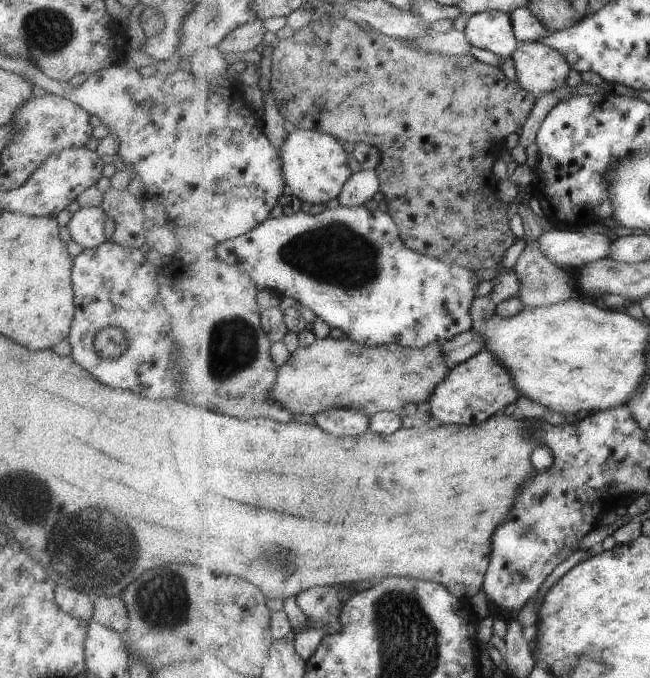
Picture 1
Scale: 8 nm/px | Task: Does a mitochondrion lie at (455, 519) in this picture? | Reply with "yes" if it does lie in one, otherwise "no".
no

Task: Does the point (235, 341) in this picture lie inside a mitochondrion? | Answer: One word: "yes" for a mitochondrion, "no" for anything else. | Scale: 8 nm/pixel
yes

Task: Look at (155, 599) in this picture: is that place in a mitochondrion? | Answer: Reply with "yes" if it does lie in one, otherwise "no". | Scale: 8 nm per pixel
yes

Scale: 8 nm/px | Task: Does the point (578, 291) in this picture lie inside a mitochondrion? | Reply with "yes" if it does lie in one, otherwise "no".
no

